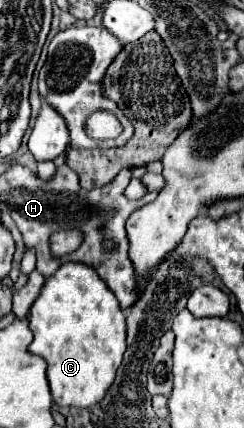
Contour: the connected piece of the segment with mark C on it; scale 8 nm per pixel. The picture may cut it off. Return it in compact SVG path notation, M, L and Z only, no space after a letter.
M63 263L57 269L57 273L47 279L45 287L41 289L41 295L33 303L29 311L29 325L35 335L33 343L29 345L29 351L33 355L43 357L49 365L47 379L53 401L61 407L77 407L77 409L87 409L99 403L113 385L117 369L123 361L123 353L127 349L125 343L127 323L117 303L117 297L109 291L109 287L105 287L105 283L93 271L93 267L87 267L83 263Z

